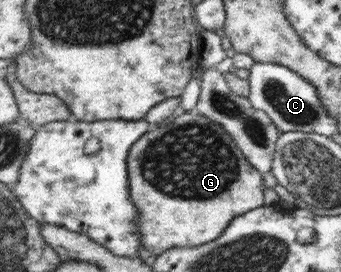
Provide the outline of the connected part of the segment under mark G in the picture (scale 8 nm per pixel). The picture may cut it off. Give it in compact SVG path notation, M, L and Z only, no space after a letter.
M194 109L188 111L178 111L175 115L164 122L160 122L156 129L148 131L140 137L140 143L132 147L132 155L128 157L127 178L132 179L132 199L136 199L136 207L139 211L136 225L139 229L141 243L144 249L148 249L153 255L160 255L163 251L175 247L196 247L208 242L214 241L222 230L228 225L228 222L237 215L242 215L246 211L255 210L262 205L262 177L256 173L256 170L248 164L246 157L234 145L231 136L220 127L220 124L214 123L207 117L201 116Z

